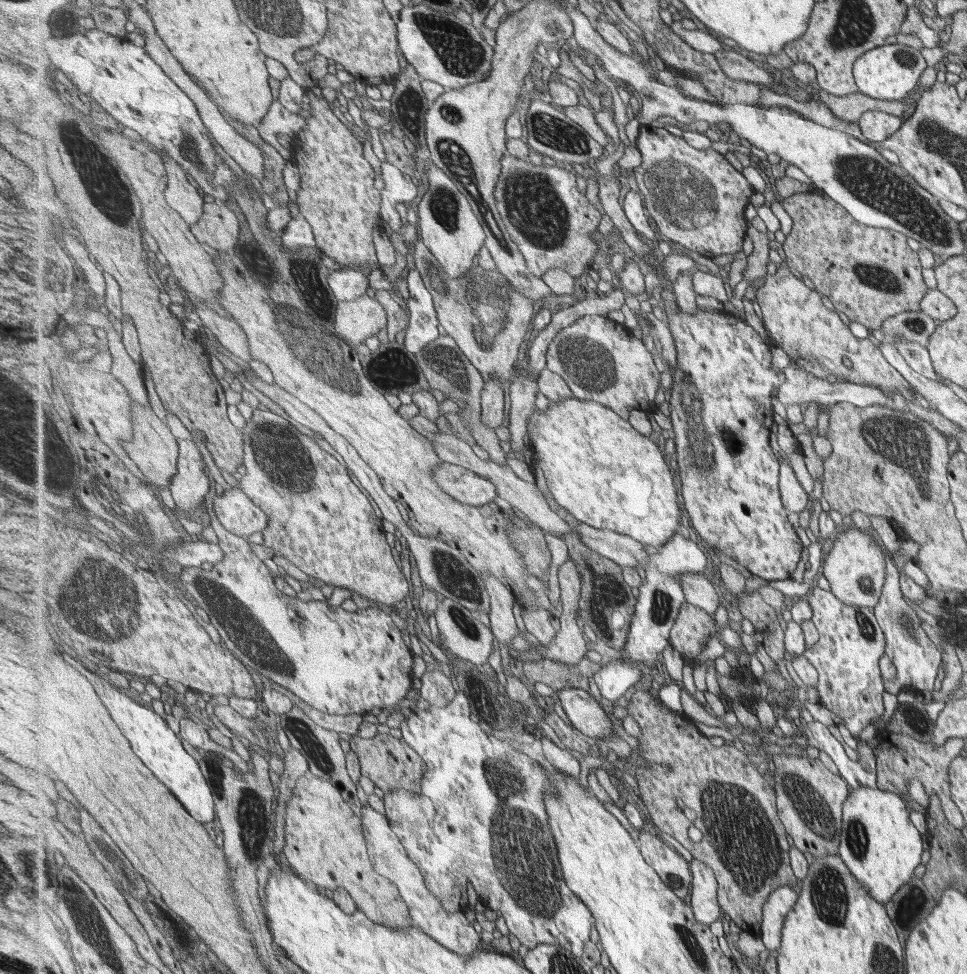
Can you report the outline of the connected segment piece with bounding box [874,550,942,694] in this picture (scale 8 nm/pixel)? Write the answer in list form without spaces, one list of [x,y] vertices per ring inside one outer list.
[[[885,550],[884,558],[886,558],[884,588],[881,590],[880,603],[874,612],[884,636],[888,640],[886,656],[889,656],[892,664],[896,667],[896,677],[887,682],[886,690],[890,694],[898,694],[904,689],[913,689],[915,692],[931,691],[934,688],[934,682],[942,662],[941,653],[922,629],[918,614],[904,599],[904,593],[900,588],[900,570],[898,570],[892,556]]]

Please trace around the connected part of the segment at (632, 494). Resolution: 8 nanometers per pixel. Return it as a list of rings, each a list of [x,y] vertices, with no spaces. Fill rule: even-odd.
[[[576,397],[560,403],[551,402],[546,411],[536,409],[530,417],[529,428],[534,458],[545,472],[549,490],[578,520],[631,536],[656,548],[662,548],[678,532],[688,531],[680,507],[680,492],[677,498],[672,464],[666,458],[668,454],[658,446],[657,437],[642,434],[629,420],[600,402]]]

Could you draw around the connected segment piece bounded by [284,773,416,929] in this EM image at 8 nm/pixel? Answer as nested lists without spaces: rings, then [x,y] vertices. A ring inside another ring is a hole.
[[[312,773],[298,780],[293,796],[287,802],[286,814],[286,865],[298,875],[324,887],[330,893],[343,887],[368,917],[394,929],[404,929],[416,924],[410,906],[402,896],[400,887],[379,874],[370,856],[365,835],[363,818],[352,810],[343,796],[343,791],[331,779],[326,780]]]

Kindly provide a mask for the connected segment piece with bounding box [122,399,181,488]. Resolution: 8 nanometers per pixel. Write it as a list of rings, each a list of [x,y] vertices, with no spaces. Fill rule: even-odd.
[[[134,402],[134,438],[132,442],[122,442],[129,457],[137,465],[139,471],[147,481],[151,481],[159,488],[170,487],[172,480],[179,474],[180,442],[172,434],[168,423],[164,422],[152,408],[144,408],[142,404]]]

